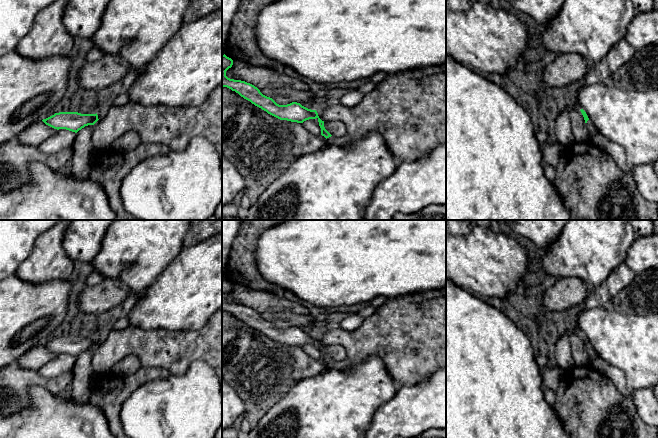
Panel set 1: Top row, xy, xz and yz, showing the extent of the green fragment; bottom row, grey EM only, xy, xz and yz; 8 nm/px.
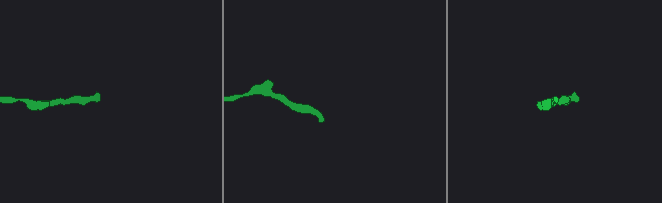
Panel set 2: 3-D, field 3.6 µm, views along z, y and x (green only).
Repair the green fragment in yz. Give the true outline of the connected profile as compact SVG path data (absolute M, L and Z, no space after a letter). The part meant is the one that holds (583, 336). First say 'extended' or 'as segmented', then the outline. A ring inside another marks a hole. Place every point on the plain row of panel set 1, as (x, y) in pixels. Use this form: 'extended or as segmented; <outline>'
extended; M581 333L580 335L581 335L581 337L584 341L584 344L585 344L585 347L586 347L586 352L587 352L587 355L588 355L588 362L590 364L593 359L596 359L597 357L599 357L599 354L597 353L595 348L589 344L586 336L583 333Z

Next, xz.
extended; M225 278L222 279L222 311L227 311L235 315L244 323L280 344L303 347L306 344L317 342L321 352L321 359L327 363L328 368L346 370L352 365L352 362L348 359L342 361L332 360L325 353L324 345L319 342L316 334L308 333L297 326L279 329L272 322L263 319L254 309L245 305L228 302L226 300L226 295L231 292L232 289L233 284Z

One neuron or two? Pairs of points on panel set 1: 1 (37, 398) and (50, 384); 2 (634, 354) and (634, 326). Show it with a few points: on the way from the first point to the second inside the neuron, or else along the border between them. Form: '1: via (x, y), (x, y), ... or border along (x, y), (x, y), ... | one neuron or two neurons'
1: border along (59, 394), (31, 386), (28, 389), (27, 404) | two neurons
2: via (634, 347), (634, 333) | one neuron

